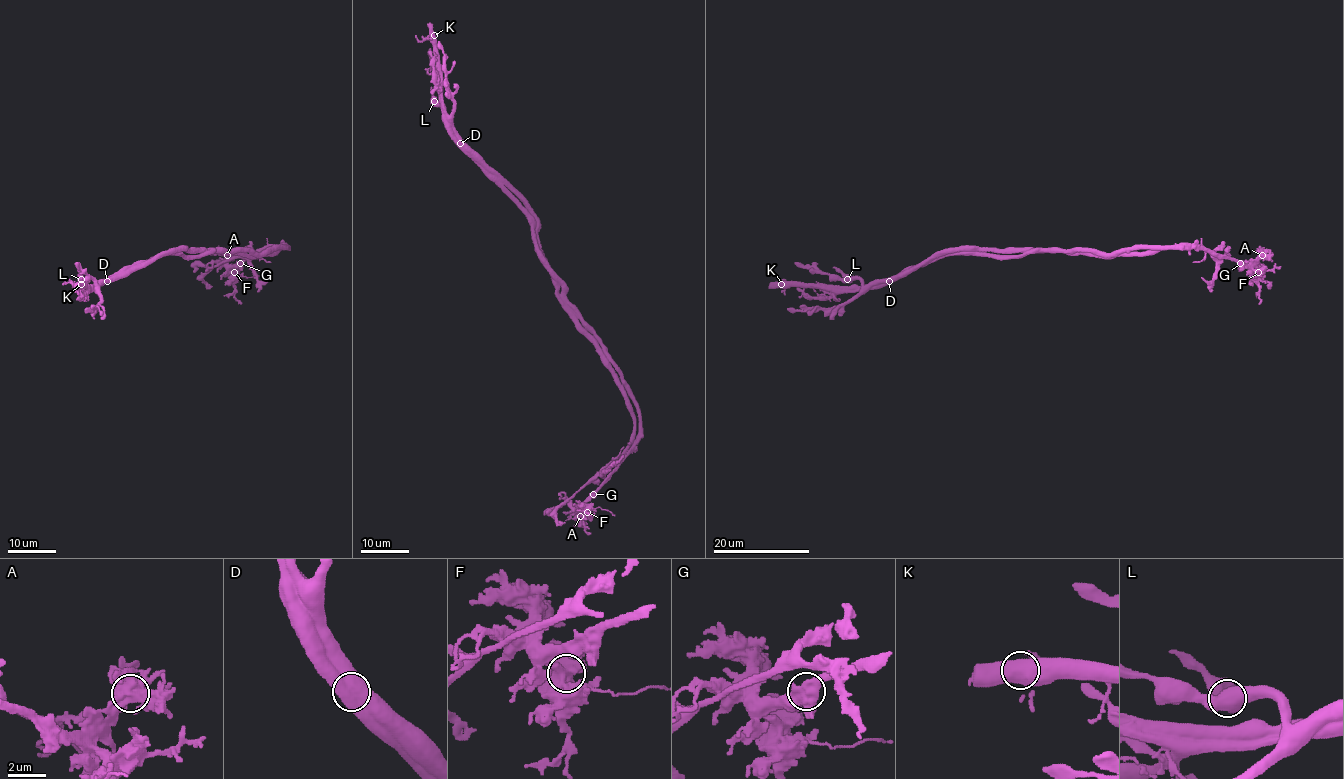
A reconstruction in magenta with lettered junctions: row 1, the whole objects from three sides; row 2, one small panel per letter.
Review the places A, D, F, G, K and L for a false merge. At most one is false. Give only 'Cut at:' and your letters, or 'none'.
Cut at: D

